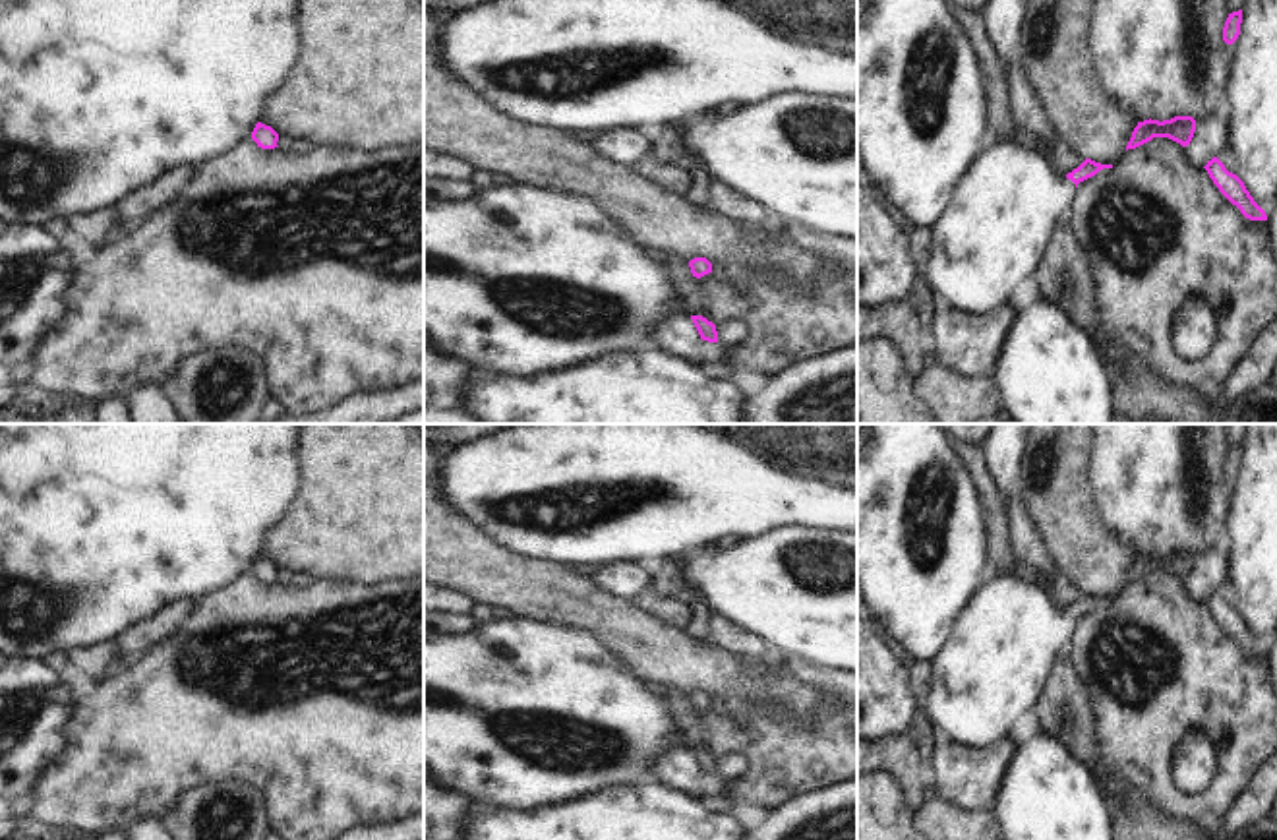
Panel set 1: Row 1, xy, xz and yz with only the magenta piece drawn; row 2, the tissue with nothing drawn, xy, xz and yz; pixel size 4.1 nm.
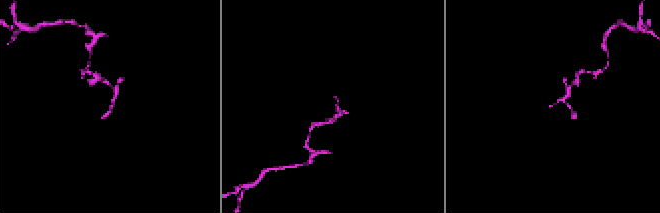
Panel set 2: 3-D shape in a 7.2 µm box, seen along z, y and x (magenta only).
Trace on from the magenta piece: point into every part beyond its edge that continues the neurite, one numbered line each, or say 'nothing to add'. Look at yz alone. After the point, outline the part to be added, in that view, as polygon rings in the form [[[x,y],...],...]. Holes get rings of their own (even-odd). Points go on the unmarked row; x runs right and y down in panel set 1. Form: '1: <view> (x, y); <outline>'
1: yz (1003, 647); [[[1000,571],[985,579],[958,615],[946,643],[935,654],[935,681],[923,701],[938,735],[960,745],[989,745],[1008,737],[1016,720],[1035,705],[1045,689],[1058,656],[1070,650],[1076,617],[1058,608],[1041,583],[1029,583],[1020,573]]]

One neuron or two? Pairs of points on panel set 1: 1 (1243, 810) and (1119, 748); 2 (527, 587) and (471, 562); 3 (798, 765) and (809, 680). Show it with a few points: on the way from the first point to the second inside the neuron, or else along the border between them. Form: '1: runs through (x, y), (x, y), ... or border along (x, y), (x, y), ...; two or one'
1: border along (1256, 769), (1225, 819); two
2: runs through (513, 583), (484, 571); one
3: runs through (819, 744), (825, 738), (825, 701); one

